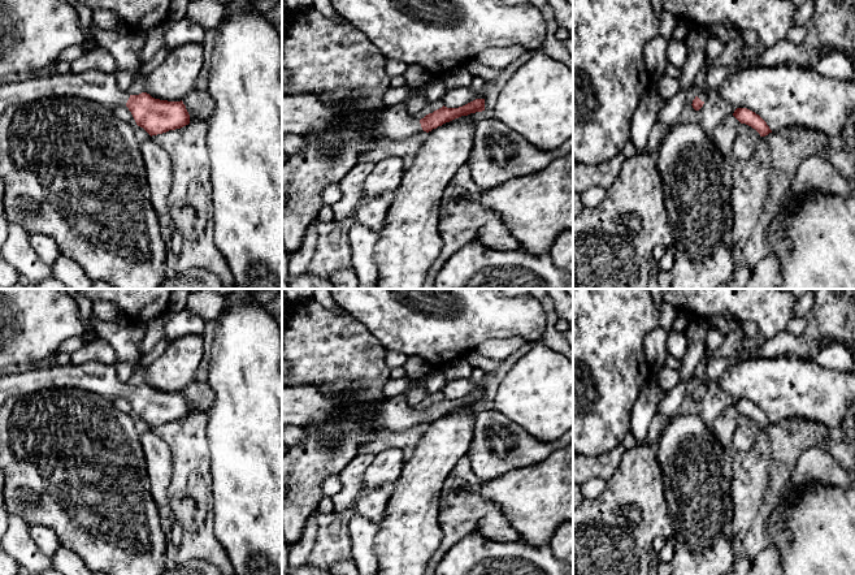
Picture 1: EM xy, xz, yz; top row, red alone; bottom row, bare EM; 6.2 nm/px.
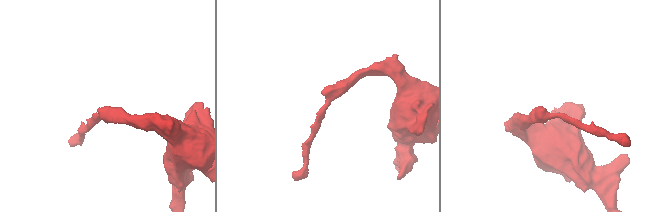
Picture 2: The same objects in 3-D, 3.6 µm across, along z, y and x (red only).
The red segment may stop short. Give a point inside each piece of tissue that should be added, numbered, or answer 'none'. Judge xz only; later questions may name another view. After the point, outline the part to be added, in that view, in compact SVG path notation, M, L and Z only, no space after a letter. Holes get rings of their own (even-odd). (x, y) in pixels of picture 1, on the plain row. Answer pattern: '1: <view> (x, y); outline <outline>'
1: xz (394, 414); outline M434 371L421 379L411 380L407 390L396 397L382 401L366 419L366 423L381 427L389 432L403 432L422 423L420 411L408 405L408 392L422 386L426 388L429 377Z

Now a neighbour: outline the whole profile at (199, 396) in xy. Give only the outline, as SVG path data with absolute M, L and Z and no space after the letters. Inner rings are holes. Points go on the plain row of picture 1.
M195 380L185 392L186 401L190 406L190 415L196 411L203 411L207 416L213 403L213 393L208 380Z

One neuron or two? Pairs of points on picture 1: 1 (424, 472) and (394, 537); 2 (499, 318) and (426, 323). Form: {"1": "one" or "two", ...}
{"1": "one", "2": "one"}

